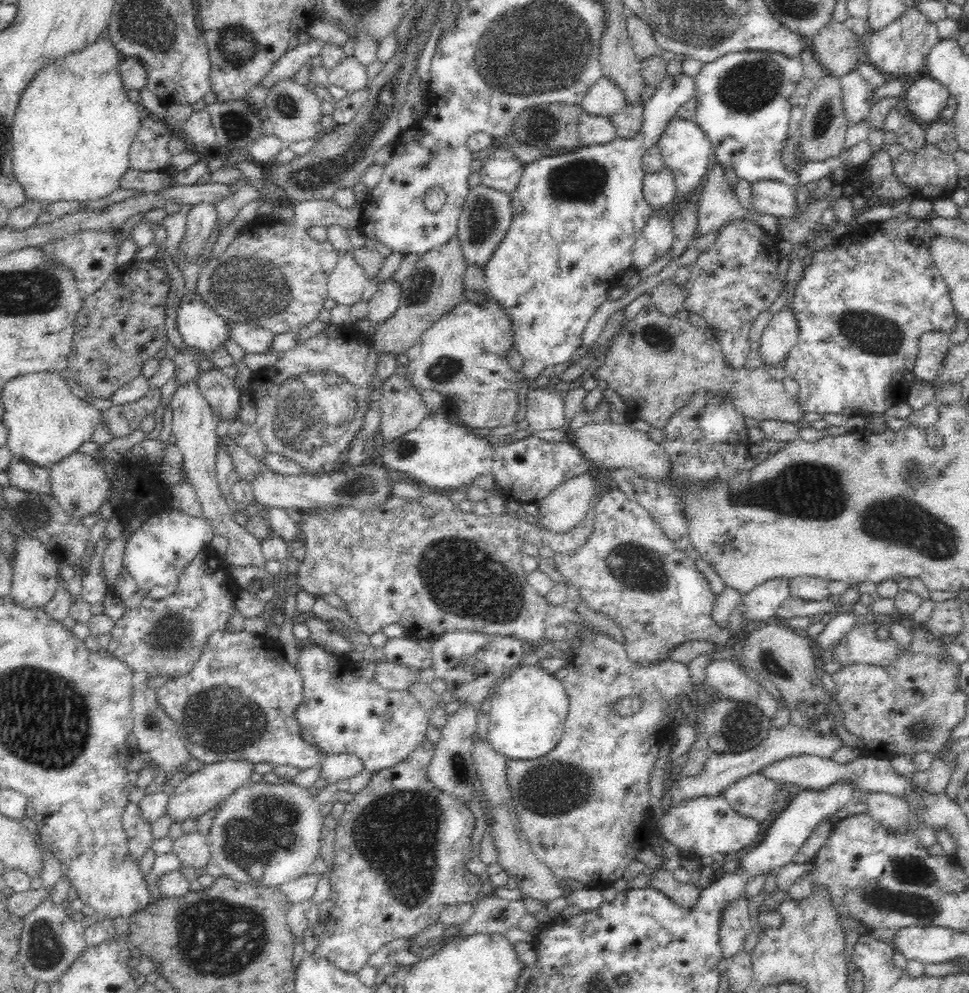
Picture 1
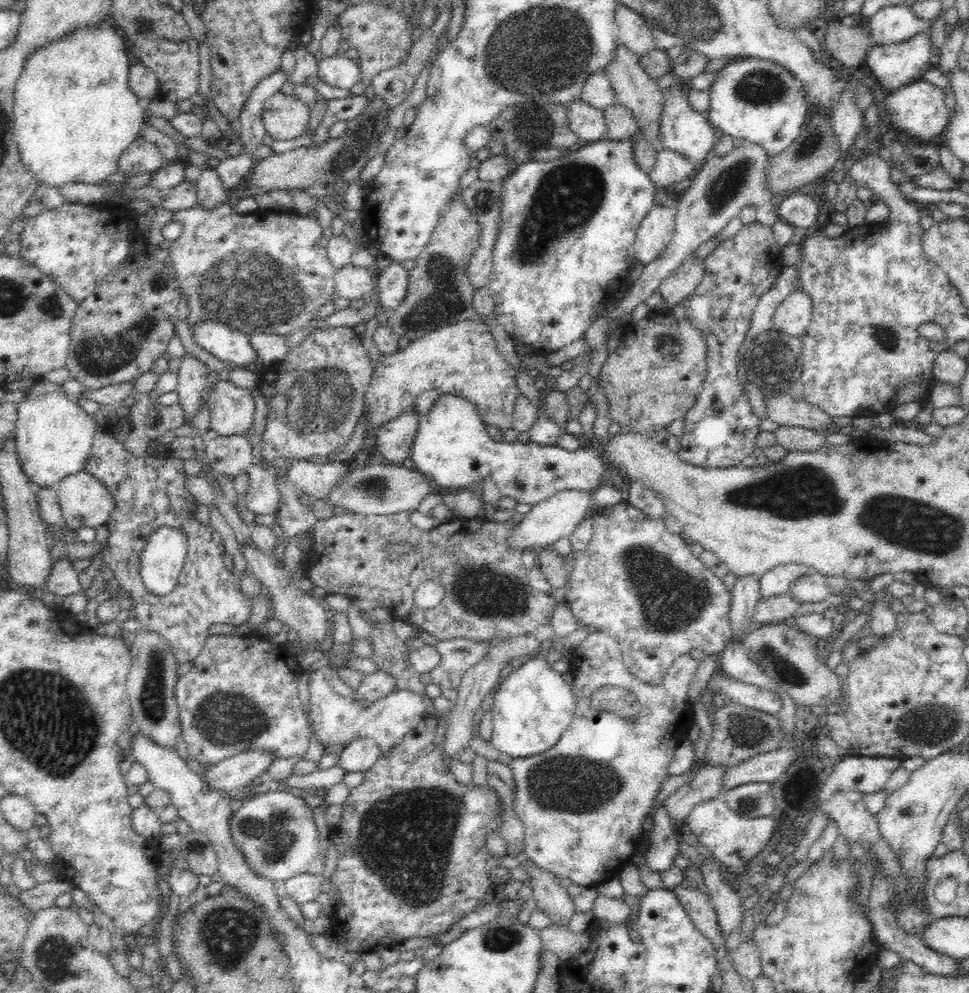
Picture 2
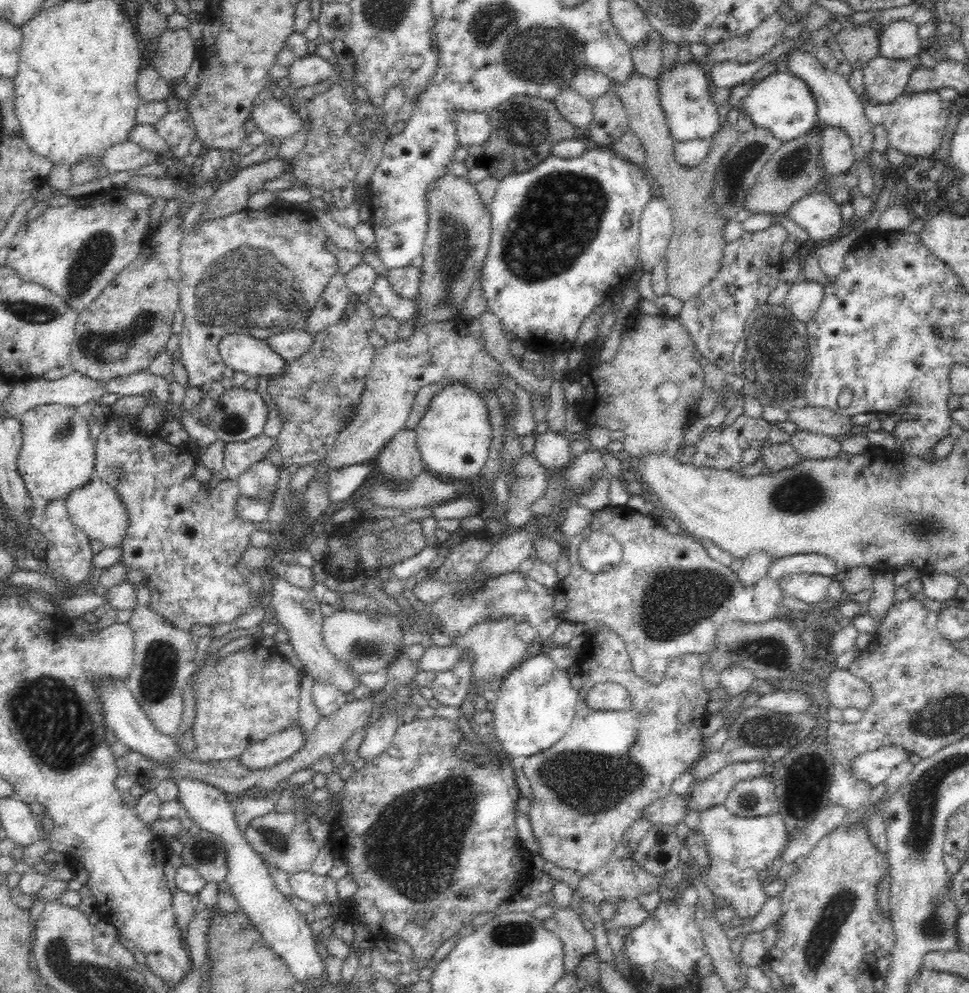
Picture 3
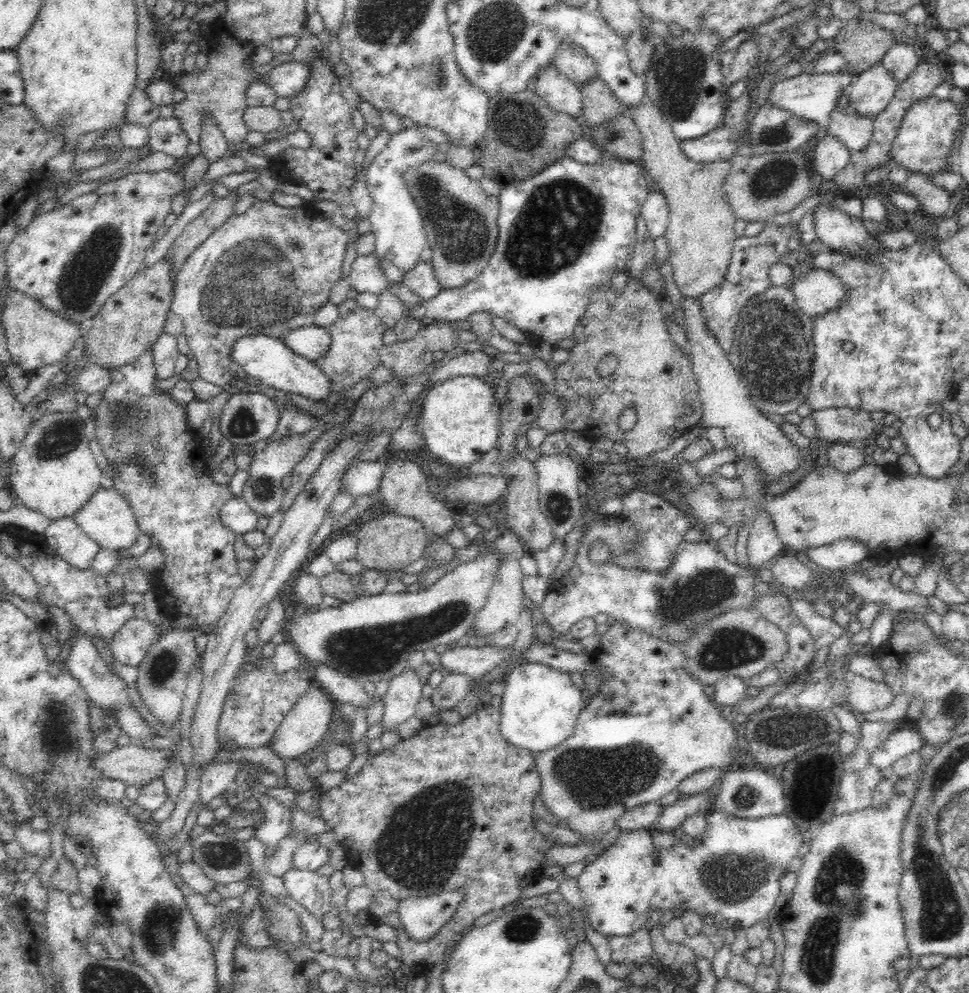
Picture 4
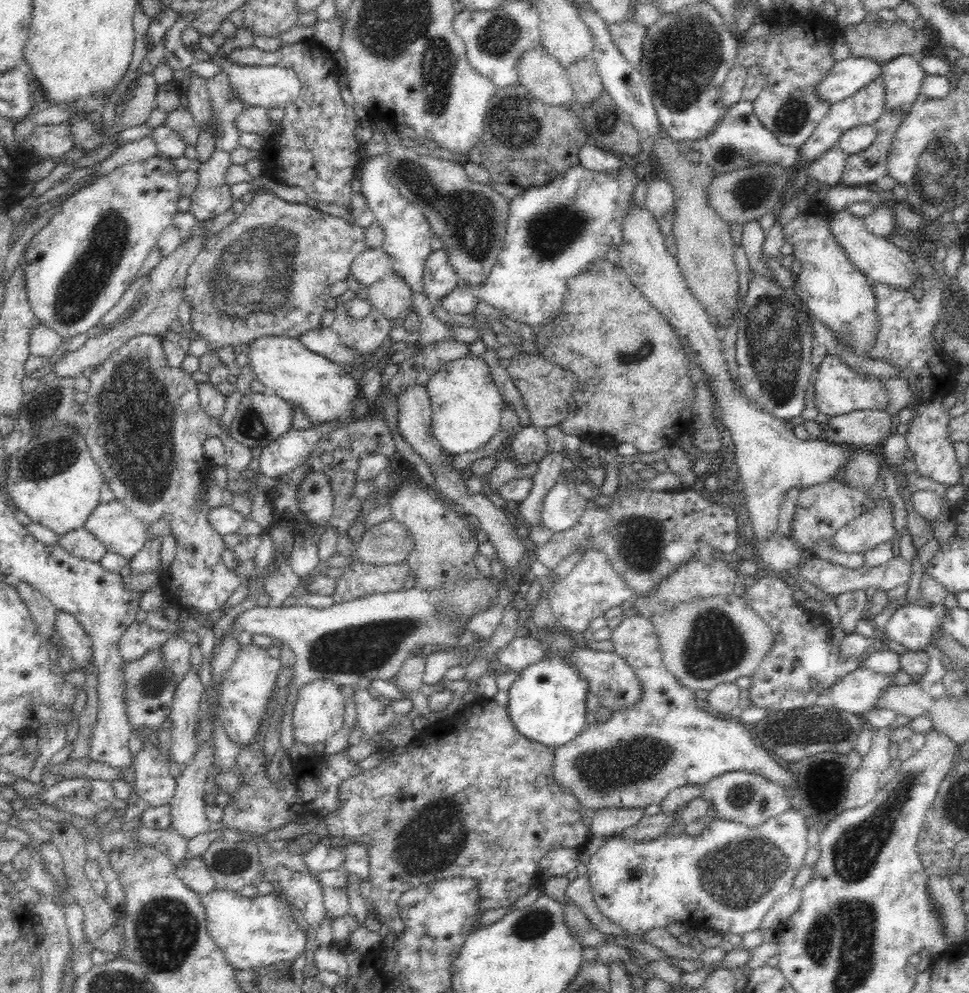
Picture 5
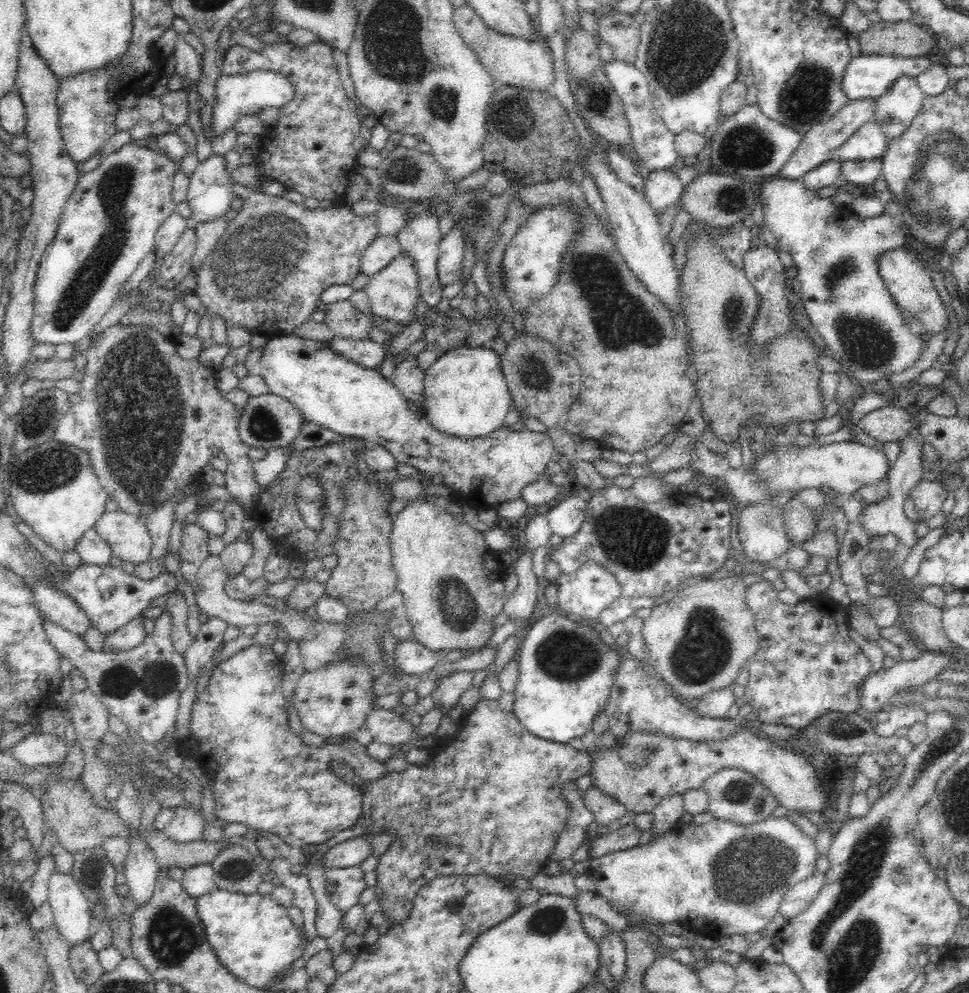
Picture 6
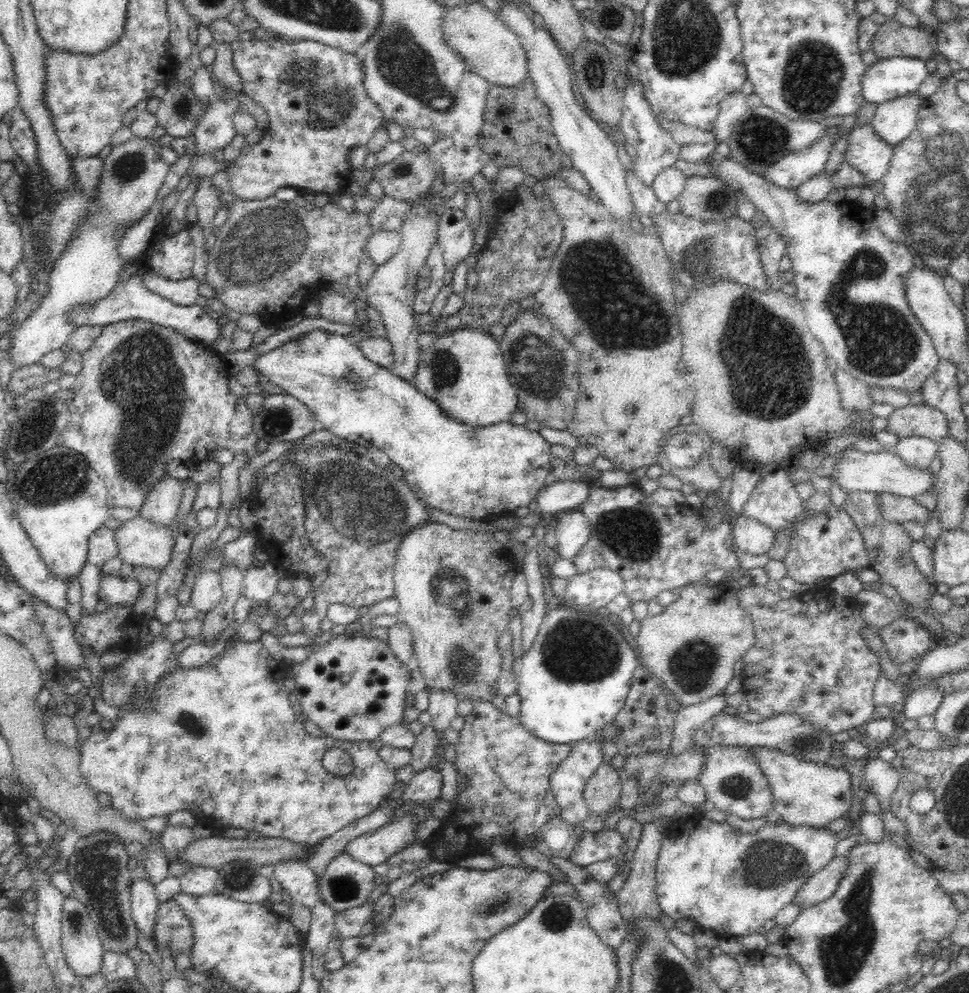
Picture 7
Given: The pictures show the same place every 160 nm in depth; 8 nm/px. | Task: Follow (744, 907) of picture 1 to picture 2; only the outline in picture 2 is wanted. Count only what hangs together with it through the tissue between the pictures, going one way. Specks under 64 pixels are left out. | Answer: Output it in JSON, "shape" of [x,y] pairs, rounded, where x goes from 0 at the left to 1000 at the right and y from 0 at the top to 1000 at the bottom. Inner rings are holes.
{"shape":[[[729,865],[723,873],[728,890],[731,893],[733,910],[739,916],[740,931],[744,943],[748,946],[766,933],[768,918],[767,908],[760,896],[749,891],[743,881],[743,868]]]}

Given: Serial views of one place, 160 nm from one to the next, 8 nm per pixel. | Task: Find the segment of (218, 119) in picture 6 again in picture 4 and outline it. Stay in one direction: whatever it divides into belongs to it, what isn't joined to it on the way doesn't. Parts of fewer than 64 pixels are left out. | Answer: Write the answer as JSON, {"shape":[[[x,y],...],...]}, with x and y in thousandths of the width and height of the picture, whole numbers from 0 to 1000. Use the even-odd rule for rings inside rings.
{"shape":[[[298,60],[280,69],[273,84],[286,92],[288,97],[305,97],[319,80],[319,63]]]}

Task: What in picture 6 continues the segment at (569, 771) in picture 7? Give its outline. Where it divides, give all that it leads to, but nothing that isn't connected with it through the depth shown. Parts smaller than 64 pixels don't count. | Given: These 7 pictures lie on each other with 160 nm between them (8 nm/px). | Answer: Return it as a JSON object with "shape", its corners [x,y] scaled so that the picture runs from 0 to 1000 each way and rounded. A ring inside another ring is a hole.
{"shape":[[[592,789],[586,790],[582,794],[582,805],[585,806],[589,817],[585,824],[585,833],[581,836],[581,840],[577,842],[567,863],[569,870],[577,870],[578,867],[589,864],[606,843],[607,831],[614,828],[614,822],[599,804]]]}

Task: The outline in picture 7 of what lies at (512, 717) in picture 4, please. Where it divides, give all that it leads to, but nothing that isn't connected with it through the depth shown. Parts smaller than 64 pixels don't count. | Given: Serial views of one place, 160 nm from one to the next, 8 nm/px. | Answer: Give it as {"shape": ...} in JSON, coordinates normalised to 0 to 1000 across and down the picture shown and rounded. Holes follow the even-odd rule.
{"shape":[[[566,612],[549,652],[540,659],[534,673],[533,699],[538,703],[536,725],[555,744],[588,749],[609,744],[634,726],[644,712],[654,675],[660,670],[654,655],[641,637],[637,623],[621,616]]]}

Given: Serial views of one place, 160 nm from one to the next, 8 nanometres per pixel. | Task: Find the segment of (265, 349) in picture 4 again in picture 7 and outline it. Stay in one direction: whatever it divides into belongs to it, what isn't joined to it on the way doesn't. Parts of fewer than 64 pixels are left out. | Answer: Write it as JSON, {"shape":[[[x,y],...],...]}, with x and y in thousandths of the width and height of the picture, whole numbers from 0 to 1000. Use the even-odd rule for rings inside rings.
{"shape":[[[322,332],[317,335],[312,335],[310,338],[299,341],[291,348],[286,348],[279,354],[273,354],[268,358],[261,367],[261,371],[270,375],[277,384],[289,389],[291,396],[299,398],[308,402],[314,409],[318,410],[318,414],[322,414],[325,425],[331,425],[332,431],[340,433],[343,437],[356,442],[359,445],[367,446],[369,448],[380,448],[382,451],[394,453],[401,459],[404,465],[411,467],[416,473],[417,482],[423,488],[423,491],[428,495],[428,498],[438,508],[444,508],[446,512],[458,514],[460,518],[469,518],[469,520],[476,520],[477,522],[489,524],[496,524],[506,526],[517,519],[525,518],[535,510],[544,510],[551,505],[554,495],[561,489],[564,484],[563,479],[572,472],[569,470],[570,463],[569,448],[560,441],[555,434],[545,433],[541,428],[533,428],[526,425],[515,425],[503,430],[488,430],[483,427],[477,427],[466,422],[466,420],[458,417],[454,413],[454,408],[450,404],[442,401],[436,397],[425,386],[421,386],[412,379],[407,378],[399,370],[392,369],[382,363],[378,362],[374,353],[369,351],[367,342],[357,340],[355,337],[345,336],[334,332]]]}

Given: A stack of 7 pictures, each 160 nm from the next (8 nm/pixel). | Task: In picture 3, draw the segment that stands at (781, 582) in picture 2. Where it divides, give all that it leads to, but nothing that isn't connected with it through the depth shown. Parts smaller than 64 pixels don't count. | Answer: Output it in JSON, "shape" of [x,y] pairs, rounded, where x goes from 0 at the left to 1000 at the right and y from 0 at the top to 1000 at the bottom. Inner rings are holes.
{"shape":[[[825,558],[817,560],[808,560],[799,563],[793,570],[791,580],[803,586],[806,582],[814,578],[845,578],[848,580],[863,580],[863,568],[852,559],[843,558]]]}

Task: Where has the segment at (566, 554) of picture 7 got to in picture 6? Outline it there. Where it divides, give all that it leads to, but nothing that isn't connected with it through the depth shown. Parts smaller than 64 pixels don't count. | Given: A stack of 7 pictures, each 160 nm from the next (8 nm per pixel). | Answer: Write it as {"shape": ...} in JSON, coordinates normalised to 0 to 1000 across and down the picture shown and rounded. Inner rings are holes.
{"shape":[[[592,495],[578,506],[574,506],[562,517],[570,536],[581,543],[592,540],[603,526],[606,507],[606,504],[596,501]]]}

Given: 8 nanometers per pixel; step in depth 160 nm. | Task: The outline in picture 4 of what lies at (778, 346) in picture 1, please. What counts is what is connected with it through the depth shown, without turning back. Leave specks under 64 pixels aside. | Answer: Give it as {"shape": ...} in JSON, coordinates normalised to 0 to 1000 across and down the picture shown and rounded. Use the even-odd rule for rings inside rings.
{"shape":[[[836,271],[831,282],[824,282],[819,288],[821,307],[827,316],[835,319],[851,317],[872,300],[867,280],[846,271]]]}

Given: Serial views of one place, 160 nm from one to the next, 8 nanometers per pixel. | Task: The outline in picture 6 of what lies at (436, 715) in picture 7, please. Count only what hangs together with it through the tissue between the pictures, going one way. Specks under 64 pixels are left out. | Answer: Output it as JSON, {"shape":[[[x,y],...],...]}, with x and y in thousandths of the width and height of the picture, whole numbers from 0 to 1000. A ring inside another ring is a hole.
{"shape":[[[469,677],[452,686],[451,692],[445,698],[450,712],[456,714],[458,720],[471,711],[476,699],[488,691],[490,677]]]}

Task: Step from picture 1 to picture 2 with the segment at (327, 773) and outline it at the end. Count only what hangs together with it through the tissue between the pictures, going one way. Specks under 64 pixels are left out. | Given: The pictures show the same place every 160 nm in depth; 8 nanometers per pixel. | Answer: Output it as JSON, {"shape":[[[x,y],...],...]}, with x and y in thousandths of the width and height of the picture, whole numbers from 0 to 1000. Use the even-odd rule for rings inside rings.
{"shape":[[[369,744],[355,751],[347,770],[360,777],[378,777],[392,762],[392,754],[384,744]]]}

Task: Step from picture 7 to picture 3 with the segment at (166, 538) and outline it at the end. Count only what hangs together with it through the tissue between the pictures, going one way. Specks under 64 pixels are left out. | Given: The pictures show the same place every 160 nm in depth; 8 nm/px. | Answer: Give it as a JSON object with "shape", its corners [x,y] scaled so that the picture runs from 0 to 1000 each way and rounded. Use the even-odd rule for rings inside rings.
{"shape":[[[96,481],[91,487],[70,495],[66,506],[74,528],[86,534],[92,543],[103,544],[107,551],[124,549],[128,534],[132,532],[132,519],[119,491],[101,481]]]}

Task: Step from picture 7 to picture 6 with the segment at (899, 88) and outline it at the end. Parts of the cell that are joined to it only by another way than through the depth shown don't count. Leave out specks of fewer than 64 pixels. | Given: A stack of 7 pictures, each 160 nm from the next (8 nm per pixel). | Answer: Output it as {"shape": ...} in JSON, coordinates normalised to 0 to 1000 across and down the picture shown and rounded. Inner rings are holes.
{"shape":[[[885,55],[879,57],[869,75],[869,95],[876,100],[888,101],[890,99],[906,99],[914,93],[914,89],[918,89],[921,83],[929,77],[929,75],[938,75],[939,77],[947,77],[950,73],[957,70],[962,62],[966,61],[964,55],[954,55],[946,57],[922,57],[910,55]]]}

